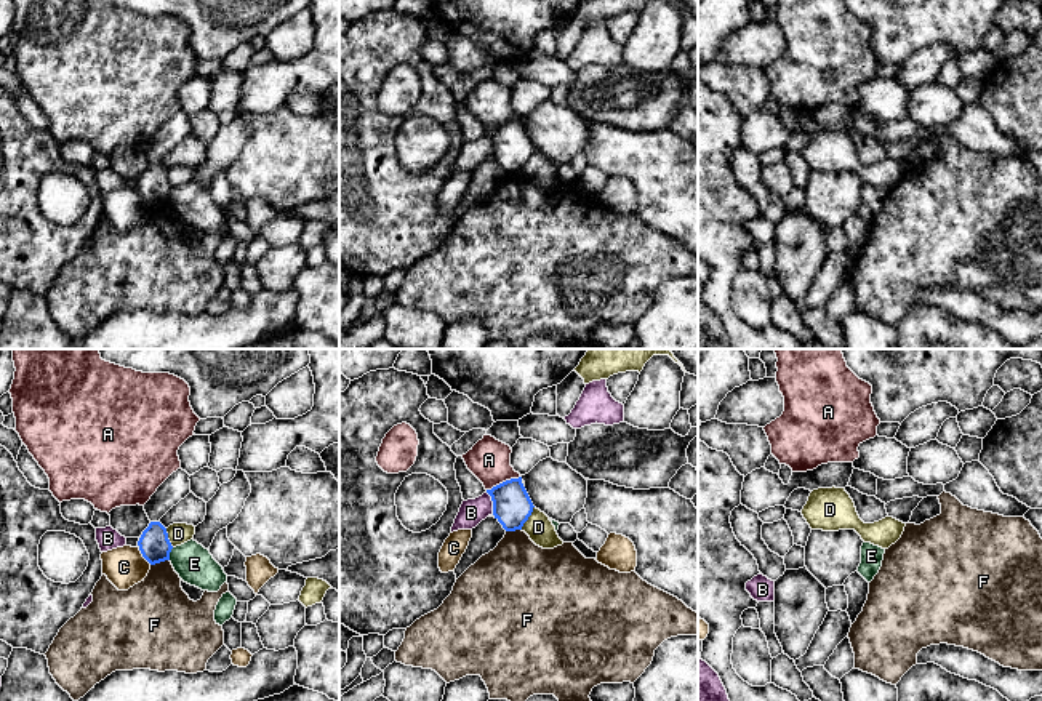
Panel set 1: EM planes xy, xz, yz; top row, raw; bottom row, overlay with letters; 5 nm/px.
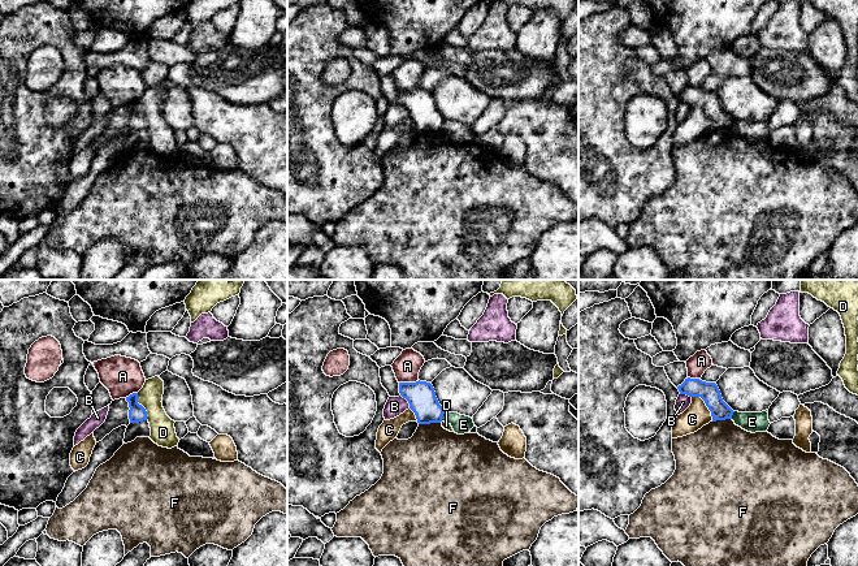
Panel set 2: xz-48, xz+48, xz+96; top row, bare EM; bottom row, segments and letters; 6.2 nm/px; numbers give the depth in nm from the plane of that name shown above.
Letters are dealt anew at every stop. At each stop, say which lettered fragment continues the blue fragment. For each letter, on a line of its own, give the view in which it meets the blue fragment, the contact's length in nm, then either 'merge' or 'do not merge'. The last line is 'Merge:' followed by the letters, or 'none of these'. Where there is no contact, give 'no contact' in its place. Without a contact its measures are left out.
A: xz | 190 nm | do not merge
B: xz | 120 nm | do not merge
C: xy | 110 nm | do not merge
D: xz | 140 nm | do not merge
E: xy | 70 nm | do not merge
F: xy | 100 nm | do not merge
Merge: none of these

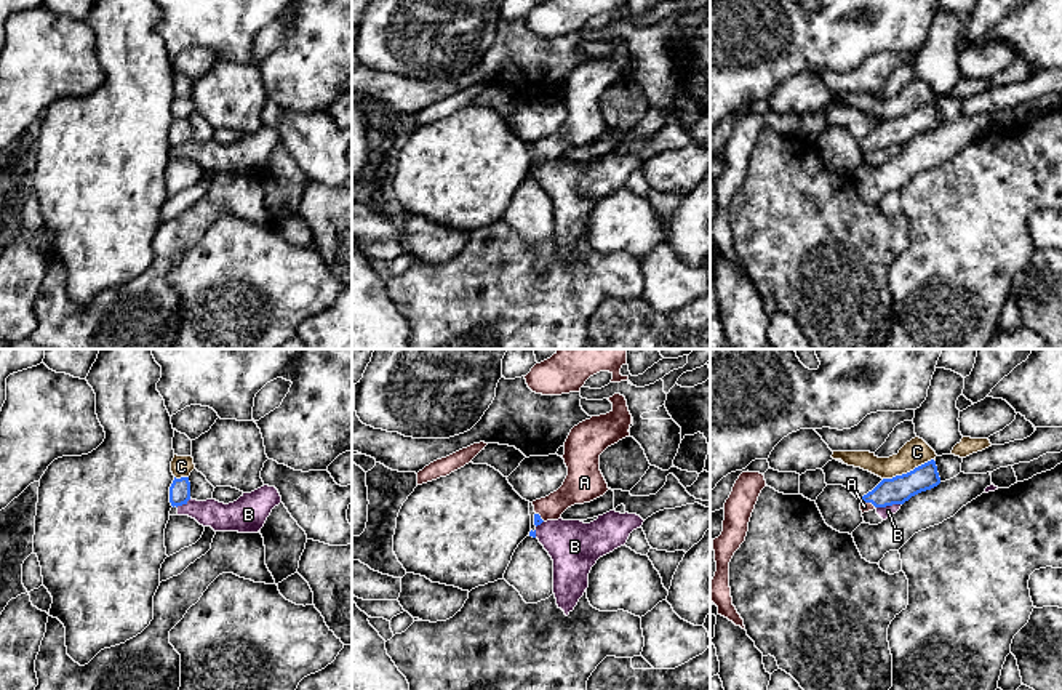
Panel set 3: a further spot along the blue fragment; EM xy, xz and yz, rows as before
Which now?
A: yz | 90 nm | merge
B: yz | 130 nm | do not merge
C: yz | 280 nm | do not merge
Merge: A

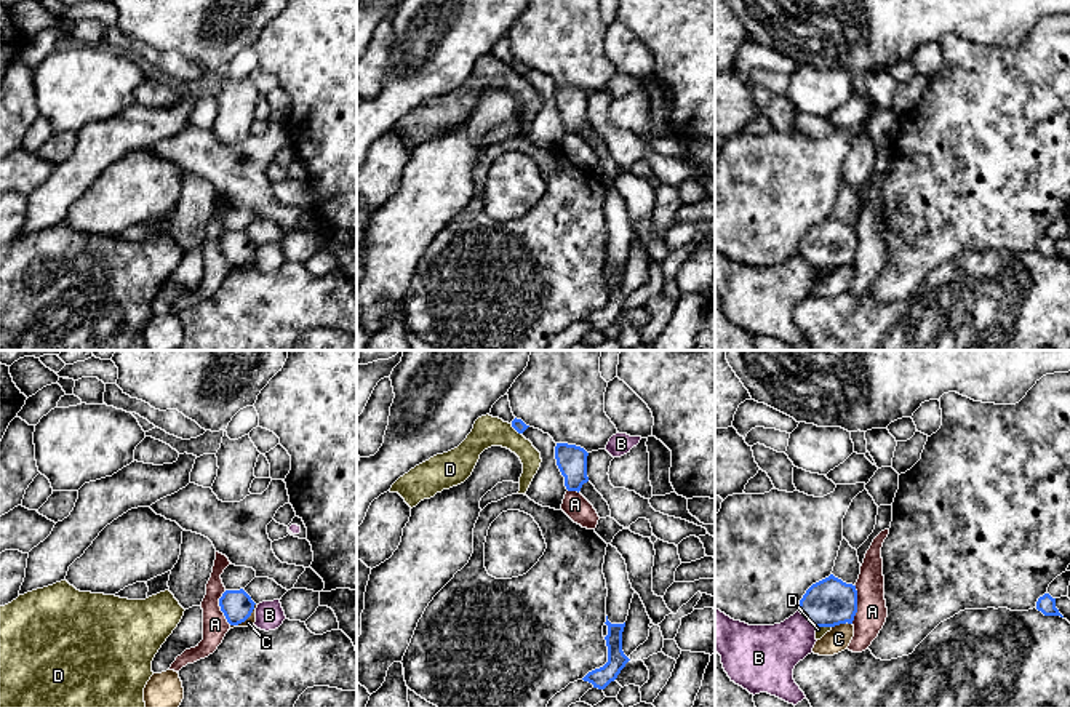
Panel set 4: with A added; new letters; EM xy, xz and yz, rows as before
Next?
A: yz | 200 nm | do not merge
B: yz | 130 nm | do not merge
C: xy | 170 nm | do not merge
D: xz | 80 nm | do not merge
Merge: none of these

